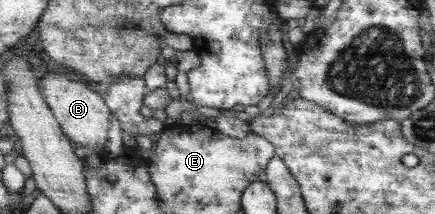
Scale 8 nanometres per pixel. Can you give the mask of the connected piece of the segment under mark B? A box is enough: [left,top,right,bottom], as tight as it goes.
[40,72,113,151]

